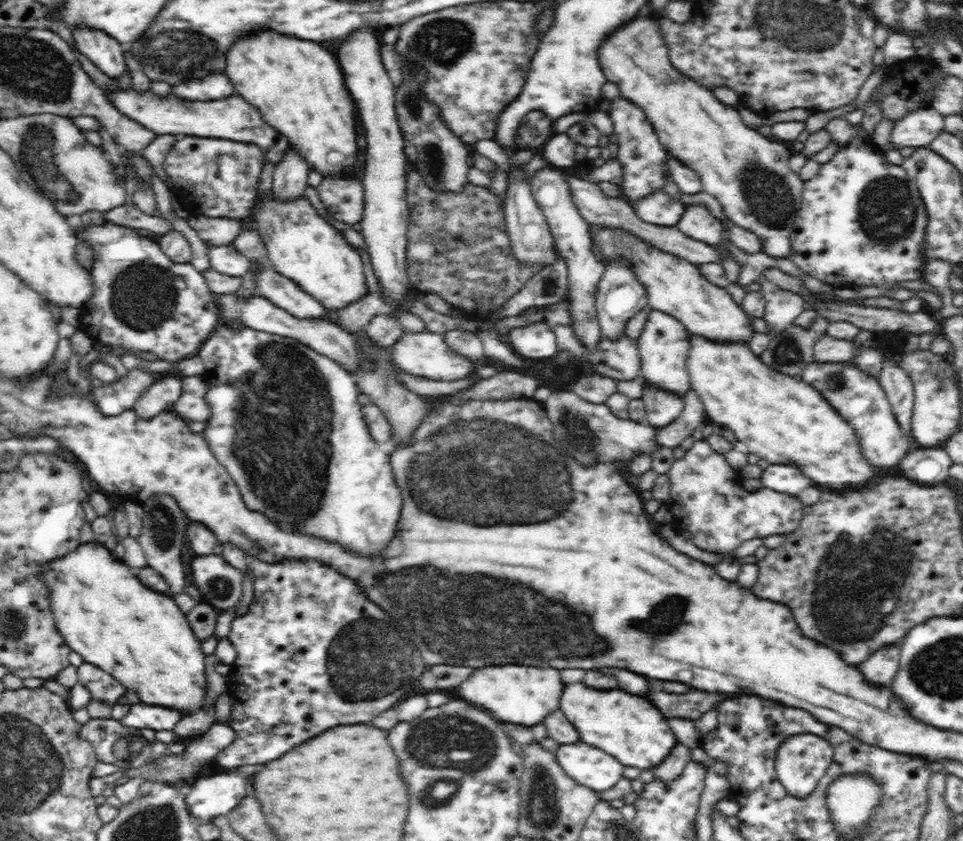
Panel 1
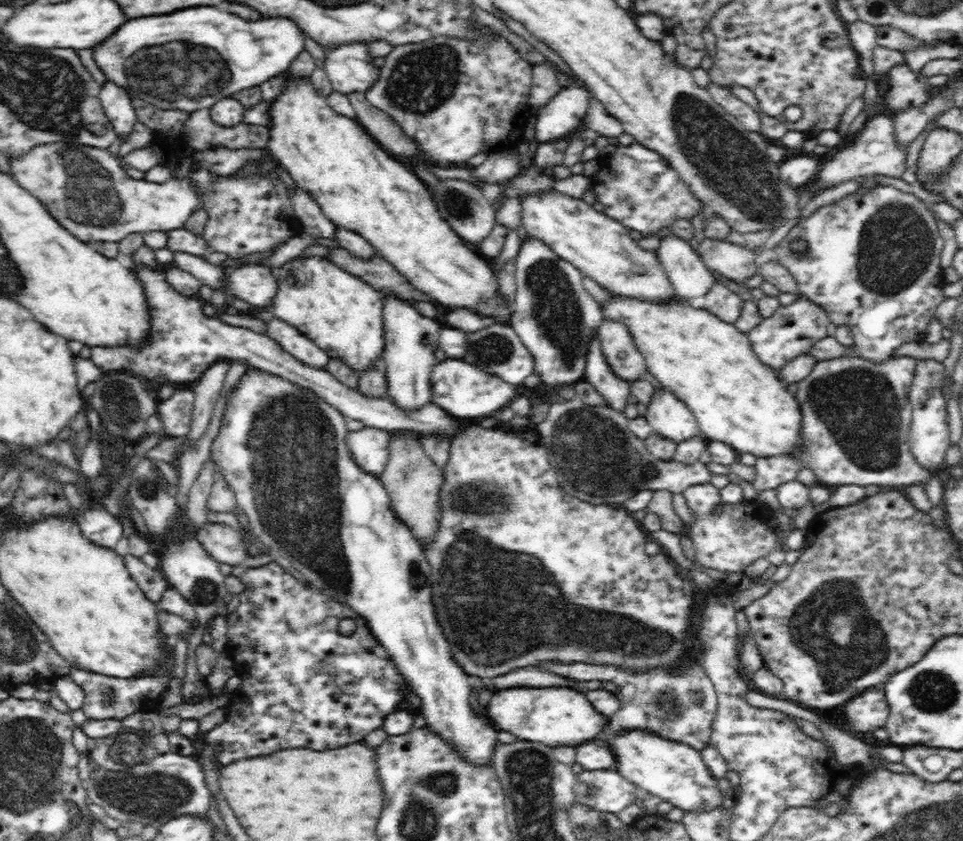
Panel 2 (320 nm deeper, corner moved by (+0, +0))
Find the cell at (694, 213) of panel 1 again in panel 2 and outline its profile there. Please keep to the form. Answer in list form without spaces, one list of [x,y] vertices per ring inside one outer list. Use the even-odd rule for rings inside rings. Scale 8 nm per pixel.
[[[706,237],[698,245],[696,252],[710,270],[735,282],[748,280],[757,273],[754,251],[748,247]]]

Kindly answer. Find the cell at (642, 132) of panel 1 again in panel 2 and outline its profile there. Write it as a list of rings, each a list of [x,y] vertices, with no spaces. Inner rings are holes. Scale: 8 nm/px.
[[[620,144],[611,155],[612,159],[607,166],[592,178],[592,189],[597,201],[604,206],[603,212],[622,221],[627,228],[638,230],[645,236],[656,235],[664,226],[684,218],[690,220],[705,207],[685,186],[678,172],[656,152],[642,144]]]

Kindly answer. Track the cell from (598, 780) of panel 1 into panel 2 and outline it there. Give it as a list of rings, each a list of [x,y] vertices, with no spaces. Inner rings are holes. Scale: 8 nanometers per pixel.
[[[614,768],[584,769],[577,775],[577,780],[587,784],[589,790],[589,794],[578,801],[604,813],[618,814],[634,804],[638,797],[636,785]]]

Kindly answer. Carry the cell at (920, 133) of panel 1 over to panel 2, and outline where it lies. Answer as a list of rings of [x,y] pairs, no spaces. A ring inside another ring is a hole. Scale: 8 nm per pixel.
[[[877,115],[865,123],[864,128],[859,130],[853,140],[839,149],[834,149],[827,156],[819,168],[817,176],[811,181],[814,184],[813,194],[822,193],[823,190],[840,186],[844,182],[856,180],[858,176],[870,175],[890,176],[900,178],[906,170],[907,148],[900,147],[893,134],[892,115]]]

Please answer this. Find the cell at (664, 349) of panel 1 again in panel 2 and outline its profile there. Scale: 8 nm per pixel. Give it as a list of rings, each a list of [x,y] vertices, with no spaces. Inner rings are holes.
[[[654,390],[648,405],[646,421],[652,426],[652,431],[662,438],[673,440],[678,445],[702,435],[692,410],[671,390]]]

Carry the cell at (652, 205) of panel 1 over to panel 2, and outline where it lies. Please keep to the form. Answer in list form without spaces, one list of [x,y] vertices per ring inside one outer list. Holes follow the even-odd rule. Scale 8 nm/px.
[[[666,235],[660,241],[656,253],[674,285],[675,292],[688,300],[708,294],[712,284],[717,282],[716,278],[701,256],[690,247],[688,240]]]

